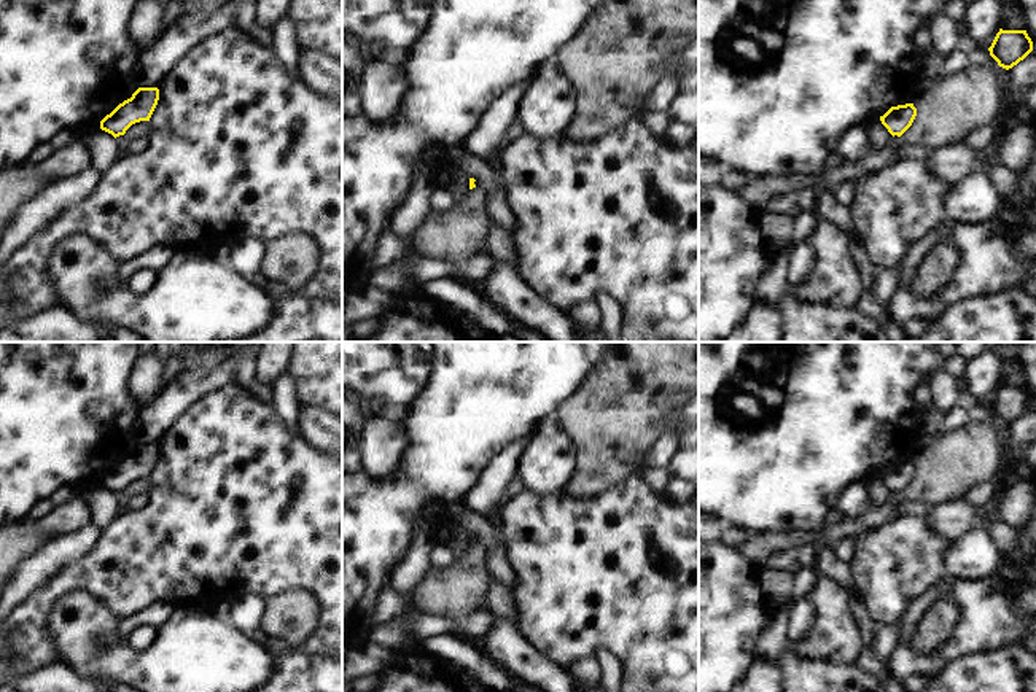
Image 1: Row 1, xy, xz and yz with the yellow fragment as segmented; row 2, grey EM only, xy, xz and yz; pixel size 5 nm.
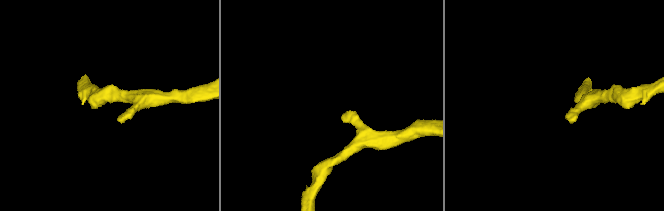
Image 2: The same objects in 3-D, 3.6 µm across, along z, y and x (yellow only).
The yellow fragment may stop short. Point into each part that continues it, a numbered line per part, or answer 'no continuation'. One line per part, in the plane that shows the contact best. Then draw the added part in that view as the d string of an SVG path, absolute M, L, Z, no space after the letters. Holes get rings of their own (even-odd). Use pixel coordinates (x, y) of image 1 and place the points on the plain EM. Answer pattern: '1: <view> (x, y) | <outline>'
no continuation

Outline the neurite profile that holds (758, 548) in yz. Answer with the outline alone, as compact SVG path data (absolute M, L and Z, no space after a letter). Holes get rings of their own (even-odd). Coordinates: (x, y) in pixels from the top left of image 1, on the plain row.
M969 422L948 431L944 437L931 437L918 447L913 463L917 472L901 492L894 492L883 506L870 506L858 517L845 517L823 530L791 530L748 535L738 547L756 566L765 568L770 555L791 552L797 546L834 550L847 538L878 528L899 517L899 506L909 501L945 504L964 496L985 482L1001 482L1006 450L999 431L985 422Z

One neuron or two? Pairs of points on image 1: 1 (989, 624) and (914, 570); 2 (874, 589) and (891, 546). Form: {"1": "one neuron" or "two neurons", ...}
{"1": "two neurons", "2": "one neuron"}

